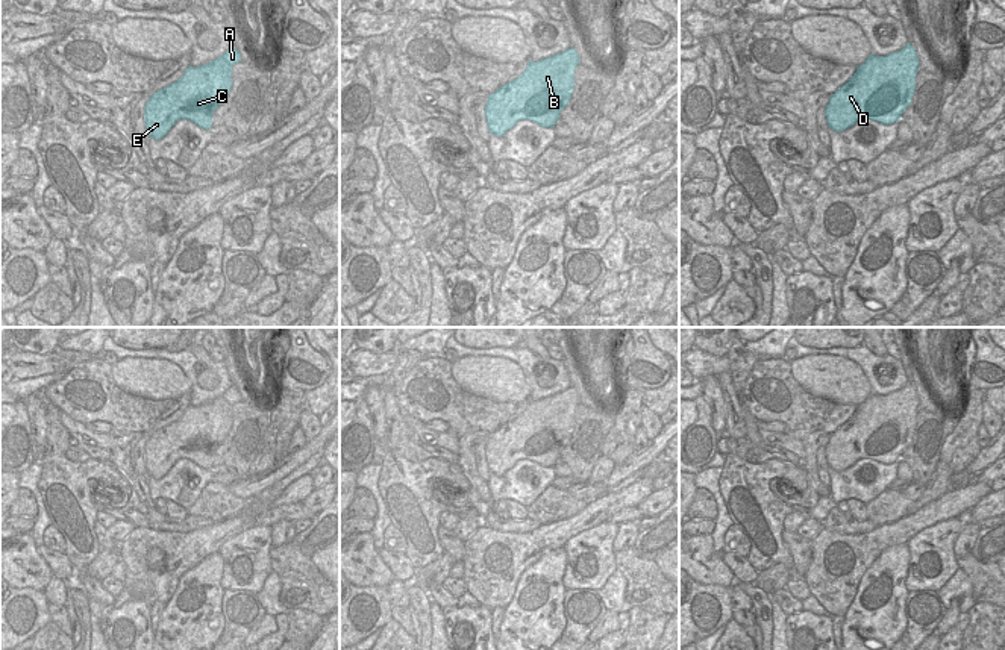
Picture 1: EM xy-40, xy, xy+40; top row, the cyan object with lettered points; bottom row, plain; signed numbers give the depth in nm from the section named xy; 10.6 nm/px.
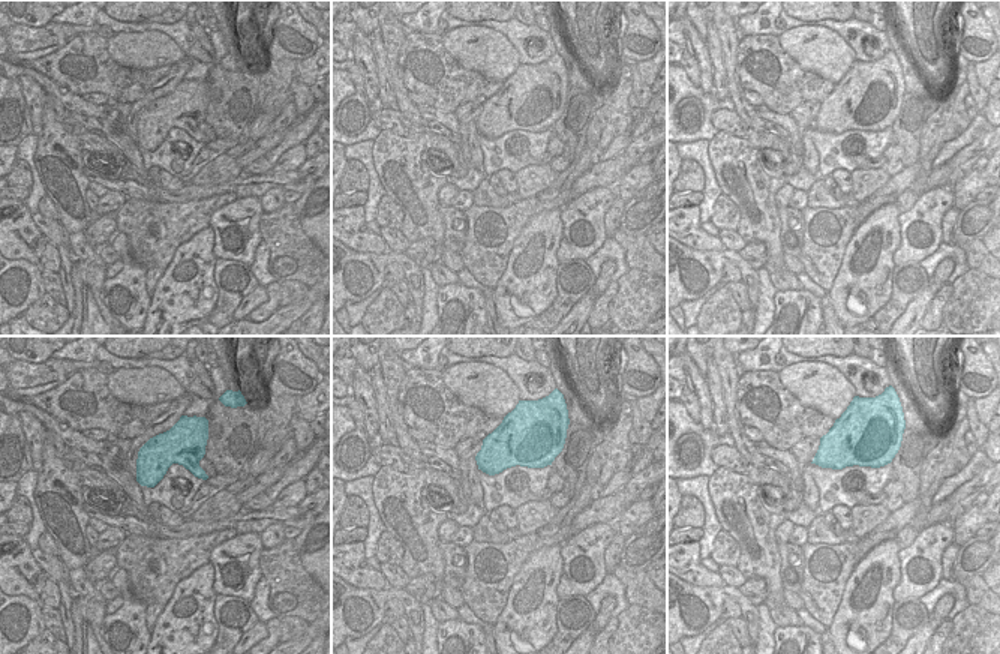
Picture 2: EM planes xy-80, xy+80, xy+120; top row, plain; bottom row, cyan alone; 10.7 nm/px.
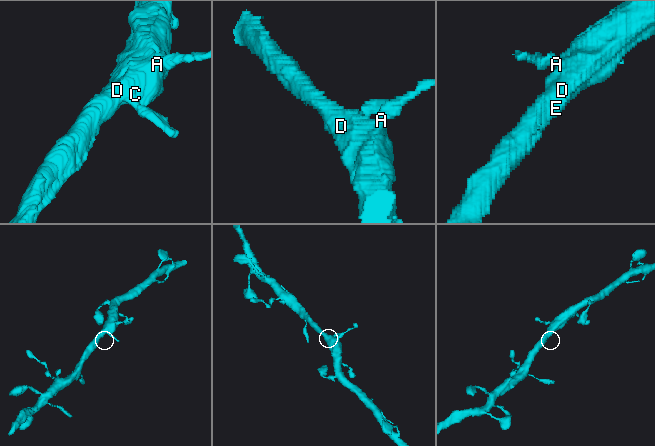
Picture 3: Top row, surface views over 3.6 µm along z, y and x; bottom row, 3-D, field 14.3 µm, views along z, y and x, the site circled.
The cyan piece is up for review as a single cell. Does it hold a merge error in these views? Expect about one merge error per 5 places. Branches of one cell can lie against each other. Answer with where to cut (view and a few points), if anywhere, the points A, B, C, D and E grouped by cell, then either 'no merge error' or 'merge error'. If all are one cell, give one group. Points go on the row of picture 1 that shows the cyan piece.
cut none; groups A B C D E; no merge error

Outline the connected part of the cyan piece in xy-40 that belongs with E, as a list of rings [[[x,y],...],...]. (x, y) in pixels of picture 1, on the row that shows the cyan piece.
[[[232,45],[220,58],[200,67],[188,67],[183,76],[152,94],[144,108],[147,135],[162,139],[179,120],[189,120],[209,130],[215,109],[232,88],[232,67],[241,62]]]

